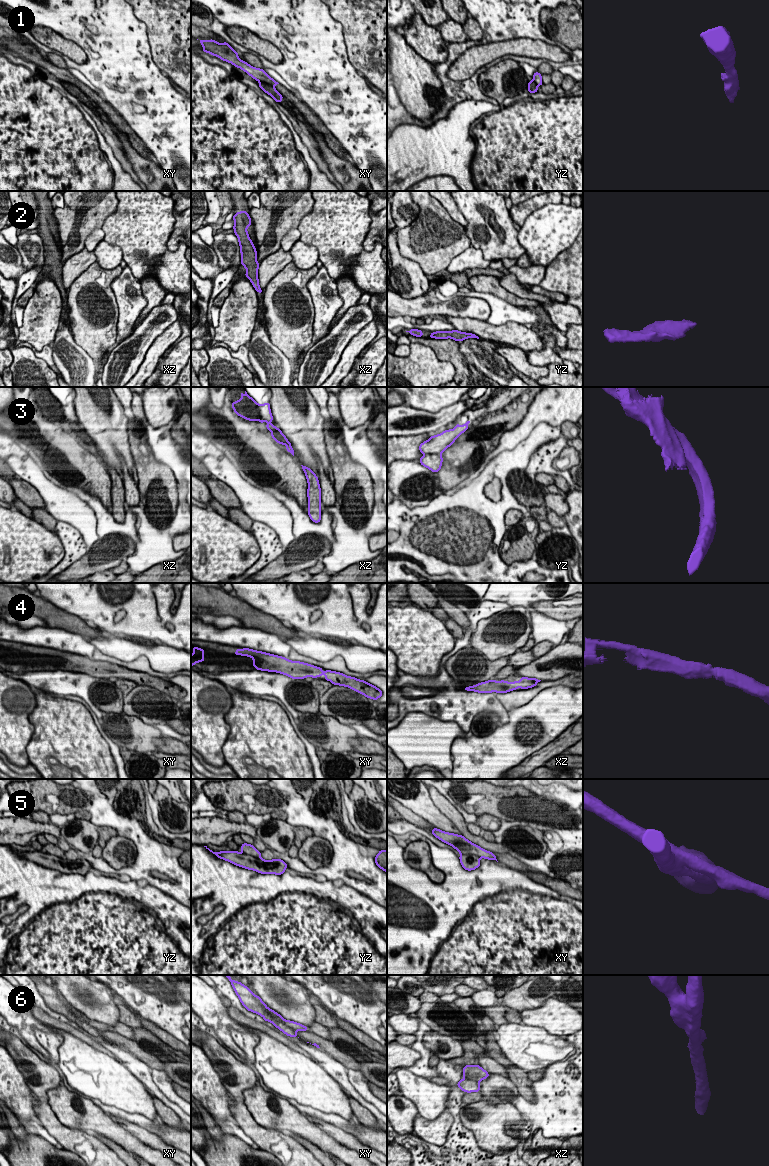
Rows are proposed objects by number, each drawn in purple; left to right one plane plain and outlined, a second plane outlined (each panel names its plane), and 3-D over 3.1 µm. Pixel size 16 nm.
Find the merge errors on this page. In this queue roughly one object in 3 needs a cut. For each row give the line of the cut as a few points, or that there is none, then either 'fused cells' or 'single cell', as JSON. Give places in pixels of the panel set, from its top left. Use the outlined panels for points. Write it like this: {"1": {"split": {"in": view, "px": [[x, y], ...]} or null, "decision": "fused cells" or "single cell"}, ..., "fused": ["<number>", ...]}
{"1": {"split": {"in": "xy", "px": [[261, 83], [267, 83], [273, 87]]}, "decision": "fused cells"}, "2": {"split": null, "decision": "single cell"}, "3": {"split": {"in": "yz", "px": [[426, 453], [438, 453], [440, 455]]}, "decision": "fused cells"}, "4": {"split": null, "decision": "single cell"}, "5": {"split": {"in": "xy", "px": [[461, 854], [475, 854], [480, 857]]}, "decision": "fused cells"}, "6": {"split": {"in": "xy", "px": [[254, 996], [272, 1016], [295, 1030]]}, "decision": "fused cells"}, "fused": ["1", "3", "5", "6"]}

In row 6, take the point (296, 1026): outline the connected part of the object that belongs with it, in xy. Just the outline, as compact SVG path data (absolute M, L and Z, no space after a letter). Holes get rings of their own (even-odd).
M258 995L255 996L255 999L261 1004L261 1006L266 1007L268 1009L268 1012L272 1017L279 1021L282 1021L288 1027L294 1029L295 1031L308 1031L308 1028L306 1026L294 1021L285 1020L280 1014L268 1008Z

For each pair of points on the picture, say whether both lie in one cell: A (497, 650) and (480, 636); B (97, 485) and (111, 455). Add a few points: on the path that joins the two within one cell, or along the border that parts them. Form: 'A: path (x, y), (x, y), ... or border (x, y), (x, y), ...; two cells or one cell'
A: path (493, 646), (484, 639); one cell
B: border (97, 456), (105, 464); two cells

